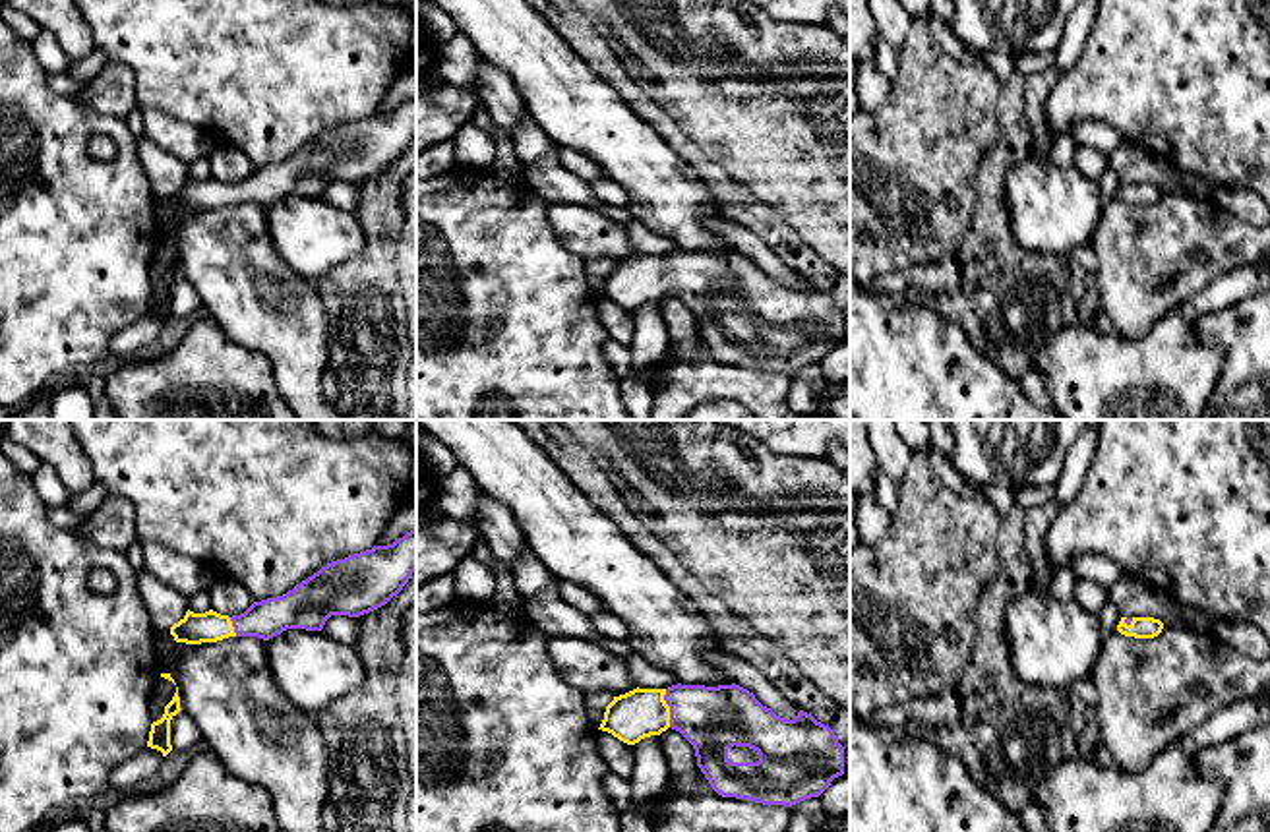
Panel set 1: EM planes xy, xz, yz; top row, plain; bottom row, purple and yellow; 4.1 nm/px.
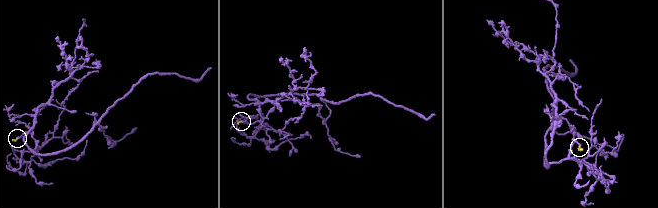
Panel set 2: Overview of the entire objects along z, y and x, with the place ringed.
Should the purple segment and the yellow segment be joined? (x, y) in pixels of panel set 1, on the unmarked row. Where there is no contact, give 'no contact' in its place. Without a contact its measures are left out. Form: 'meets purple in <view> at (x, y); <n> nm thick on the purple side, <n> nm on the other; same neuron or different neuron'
meets purple in xz at (670, 275); 280 nm thick on the purple side, 200 nm on the other; same neuron

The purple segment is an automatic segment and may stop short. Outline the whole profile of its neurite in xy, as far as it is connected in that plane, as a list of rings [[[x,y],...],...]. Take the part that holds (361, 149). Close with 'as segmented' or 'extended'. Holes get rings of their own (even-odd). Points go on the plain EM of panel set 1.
[[[416,97],[387,112],[337,126],[283,163],[254,168],[240,182],[186,178],[170,193],[176,209],[201,211],[228,203],[269,207],[287,195],[321,197],[331,182],[358,184],[385,172],[416,137]]]; extended

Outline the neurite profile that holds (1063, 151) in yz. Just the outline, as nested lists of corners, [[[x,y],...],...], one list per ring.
[[[1065,134],[1055,137],[1051,149],[1047,151],[1047,159],[1057,166],[1073,166],[1076,164],[1076,149],[1078,143]]]

